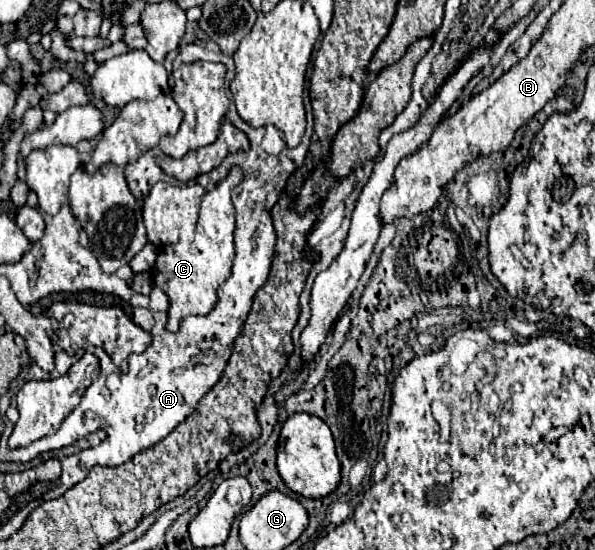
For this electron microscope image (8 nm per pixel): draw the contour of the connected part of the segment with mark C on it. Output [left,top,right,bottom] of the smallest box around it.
[153,166,243,332]

